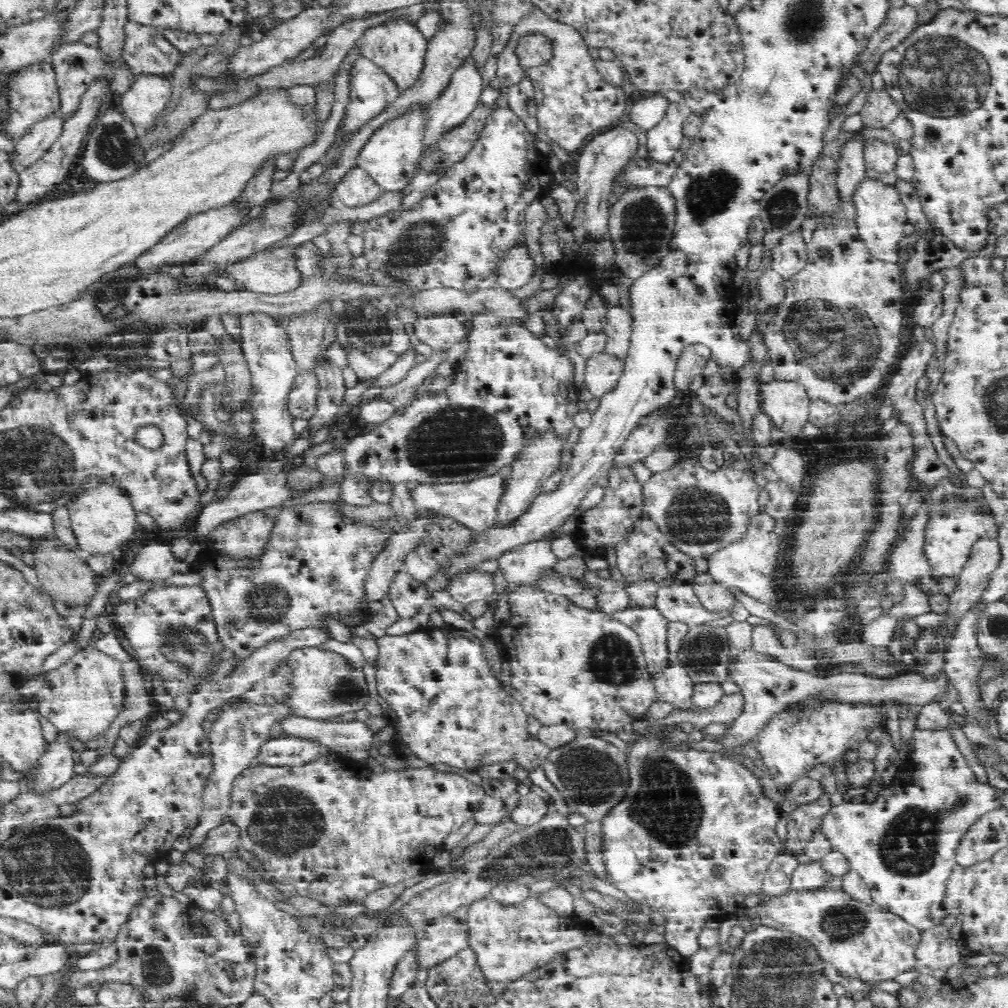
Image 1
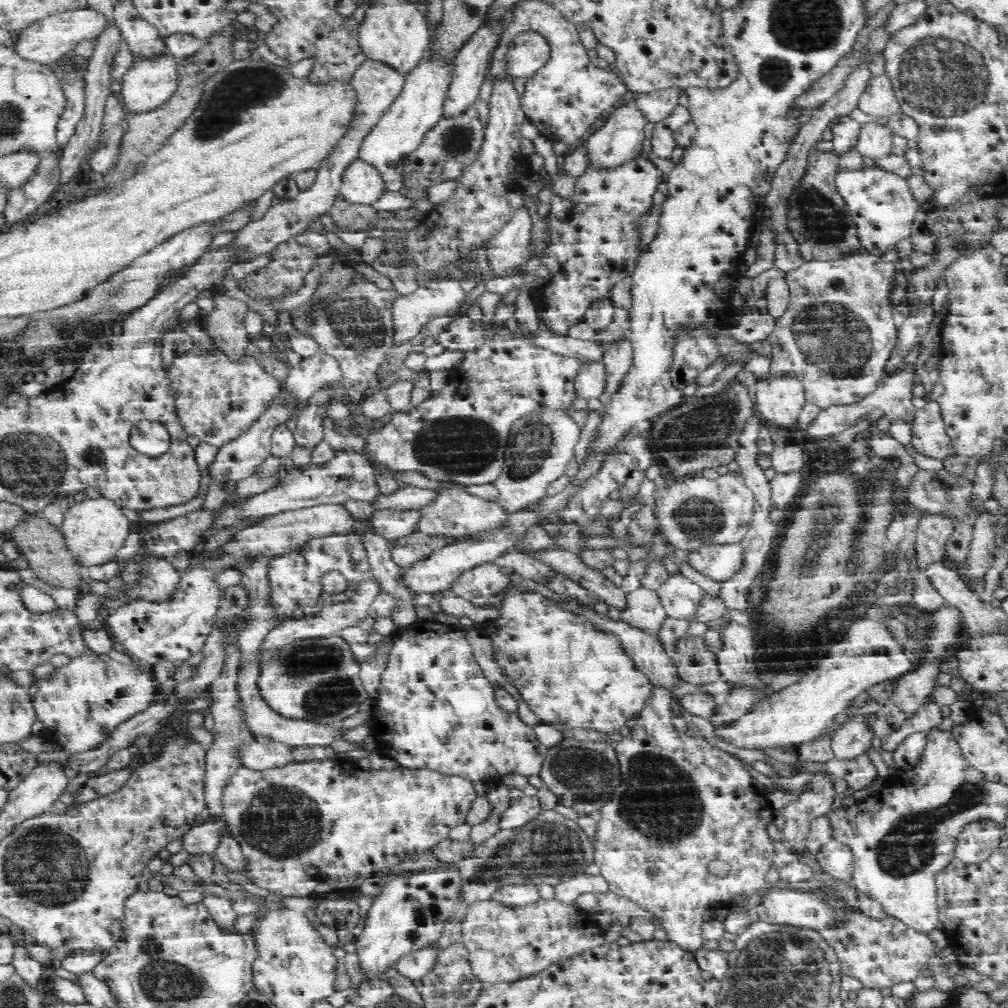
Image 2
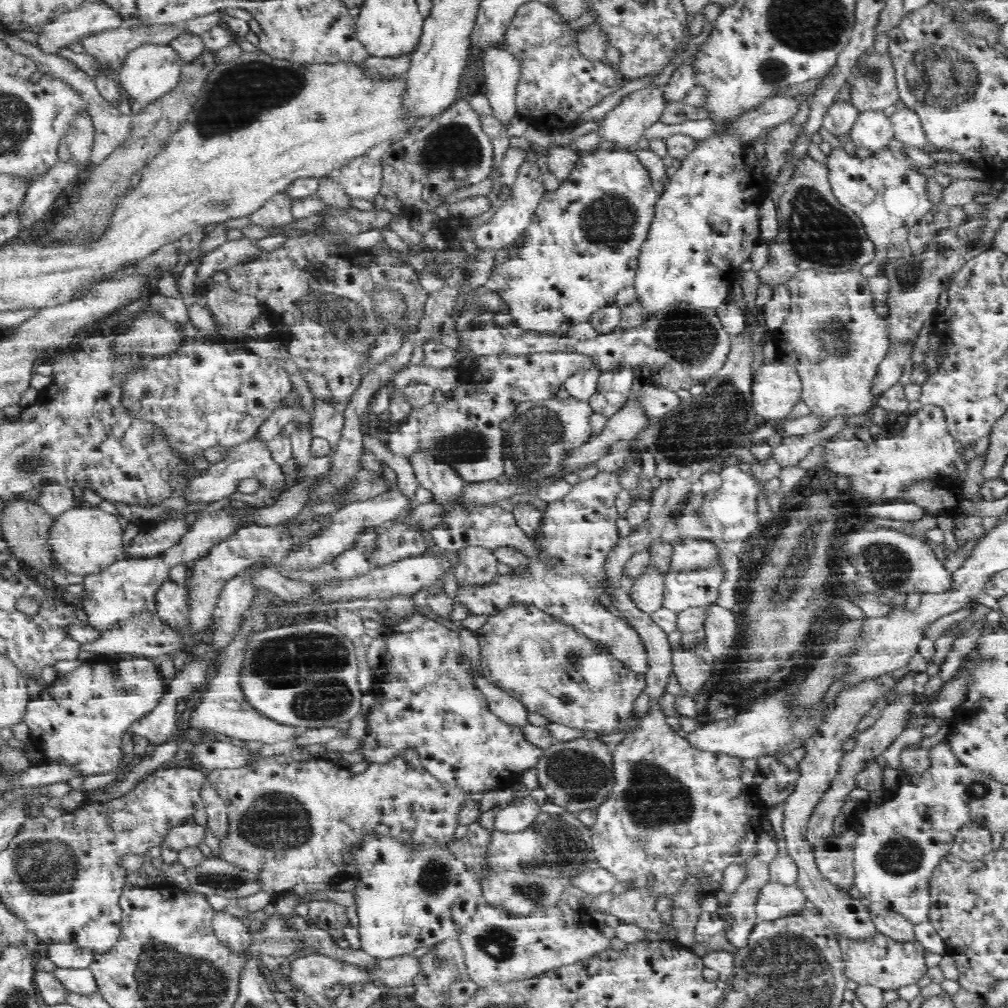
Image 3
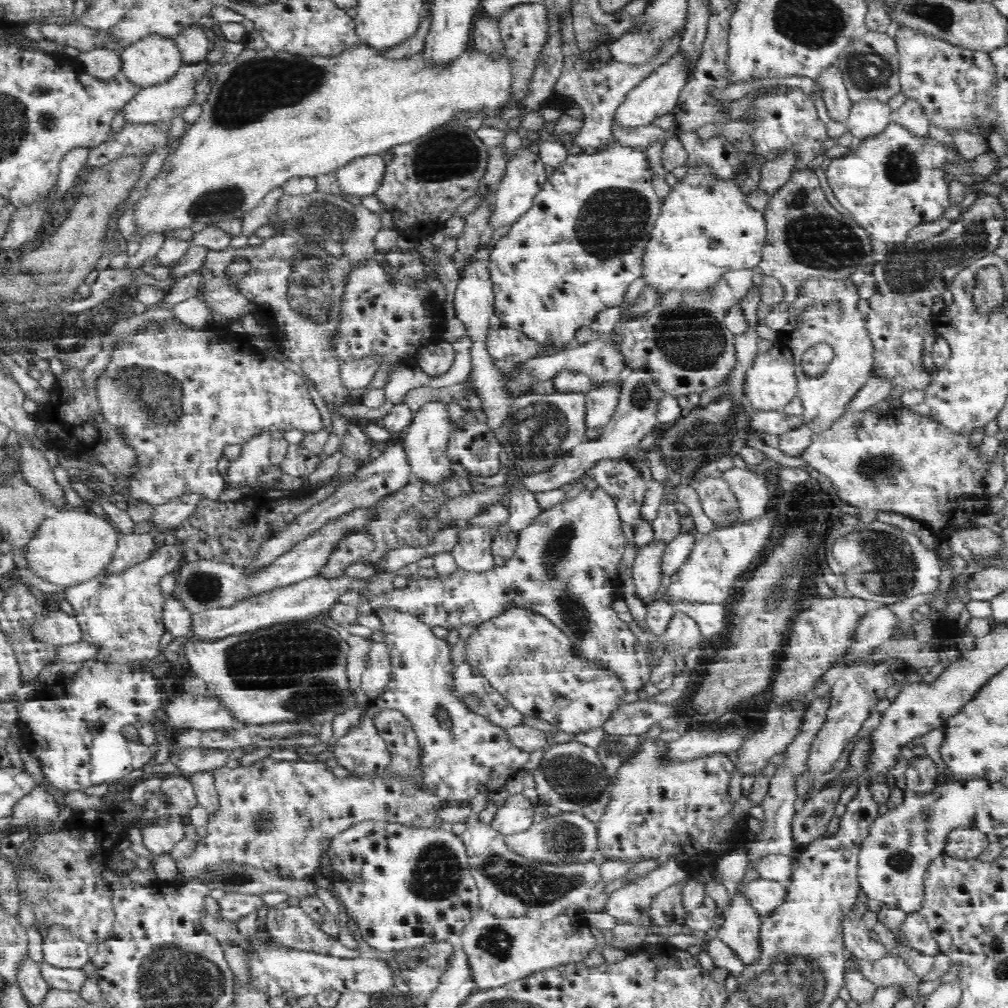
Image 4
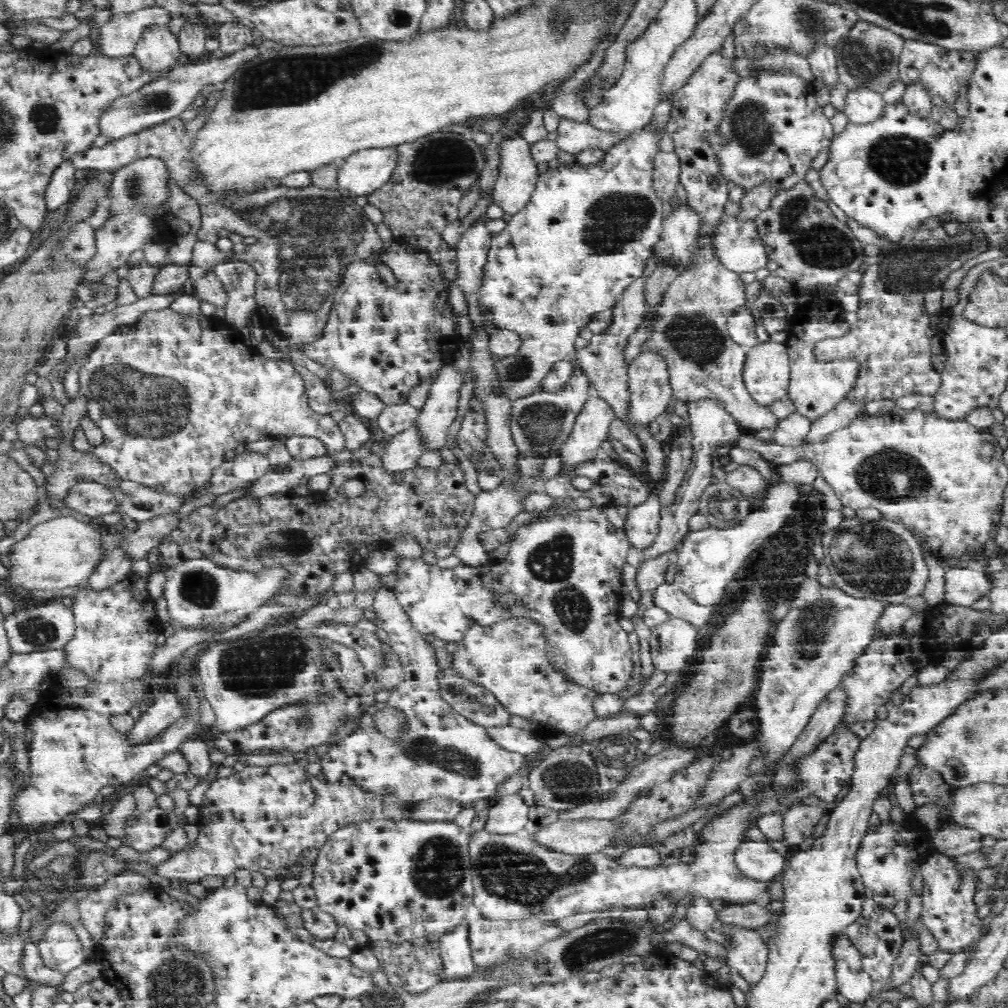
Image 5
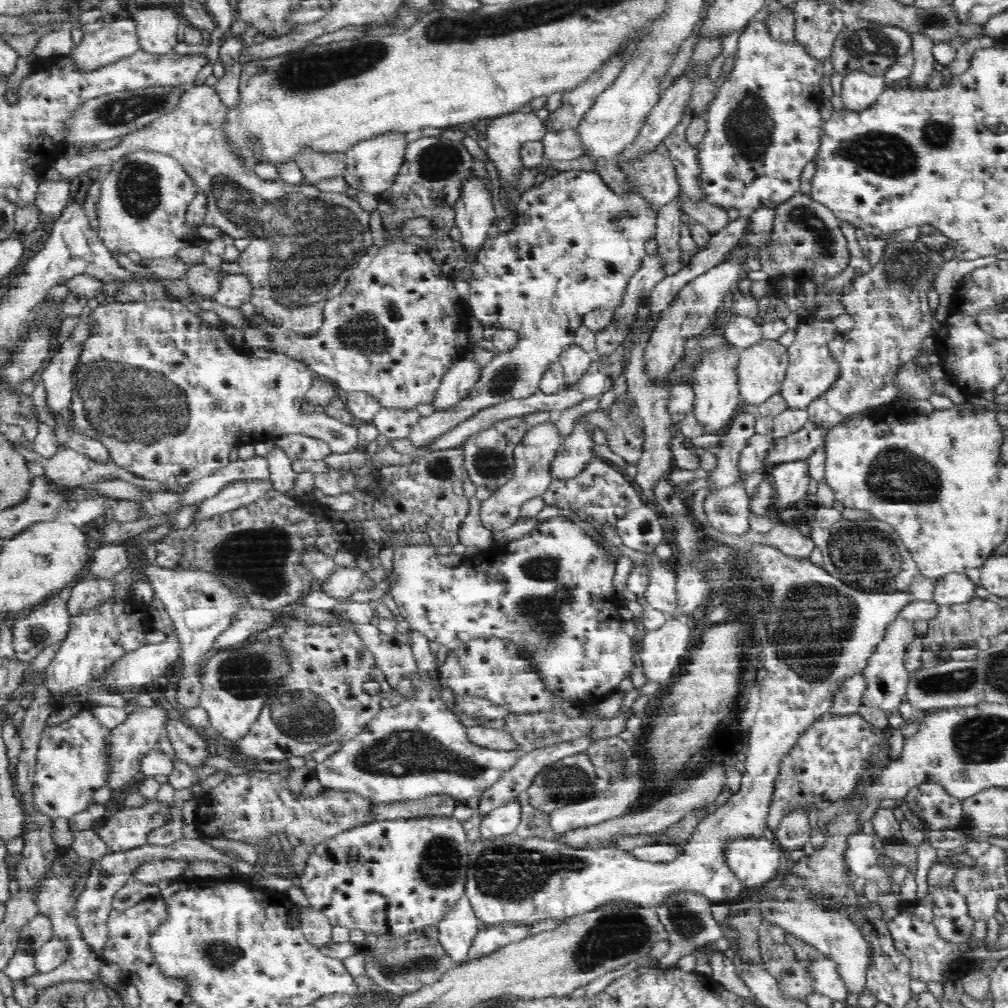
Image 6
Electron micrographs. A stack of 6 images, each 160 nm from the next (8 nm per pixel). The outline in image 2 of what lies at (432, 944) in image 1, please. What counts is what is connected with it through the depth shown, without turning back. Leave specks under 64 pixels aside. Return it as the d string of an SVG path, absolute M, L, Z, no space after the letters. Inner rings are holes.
M432 943L418 950L409 952L396 962L396 970L404 977L410 978L418 983L426 974L429 974L438 962L438 956L442 952L442 948L438 948L438 944ZM432 944L434 948L432 948Z

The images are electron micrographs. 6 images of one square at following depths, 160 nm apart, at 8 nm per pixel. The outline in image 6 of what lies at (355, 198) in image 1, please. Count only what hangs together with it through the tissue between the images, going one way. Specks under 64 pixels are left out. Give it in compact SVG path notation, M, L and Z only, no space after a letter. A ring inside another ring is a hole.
M384 134L384 136L364 140L352 146L346 153L346 166L343 172L345 182L357 192L377 195L392 186L400 167L405 160L405 150L408 142L403 134Z

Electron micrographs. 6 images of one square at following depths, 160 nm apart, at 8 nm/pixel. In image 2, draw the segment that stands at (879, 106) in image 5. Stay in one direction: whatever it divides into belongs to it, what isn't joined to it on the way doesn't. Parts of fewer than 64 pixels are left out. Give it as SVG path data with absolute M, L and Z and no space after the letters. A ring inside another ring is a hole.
M870 122L861 126L857 150L862 156L873 161L888 158L892 145L892 132L886 125Z

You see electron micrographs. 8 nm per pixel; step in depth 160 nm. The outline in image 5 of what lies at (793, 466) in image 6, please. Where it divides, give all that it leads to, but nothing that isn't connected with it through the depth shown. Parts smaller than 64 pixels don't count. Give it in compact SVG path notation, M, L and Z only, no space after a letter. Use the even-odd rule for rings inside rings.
M781 480L768 489L760 507L752 510L736 527L709 527L698 532L690 531L677 548L676 577L672 584L702 606L720 604L728 584L734 582L734 577L740 572L744 562L748 562L750 554L759 550L780 528L784 528L800 495L798 486Z

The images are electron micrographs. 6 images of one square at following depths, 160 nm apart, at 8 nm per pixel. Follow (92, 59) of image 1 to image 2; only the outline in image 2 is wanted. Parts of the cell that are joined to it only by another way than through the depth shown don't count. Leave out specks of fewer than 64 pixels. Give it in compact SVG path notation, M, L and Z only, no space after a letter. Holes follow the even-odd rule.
M64 55L55 65L55 69L53 72L66 99L65 109L60 115L55 134L57 147L63 150L84 114L87 65L80 67L80 64L73 64L73 60Z

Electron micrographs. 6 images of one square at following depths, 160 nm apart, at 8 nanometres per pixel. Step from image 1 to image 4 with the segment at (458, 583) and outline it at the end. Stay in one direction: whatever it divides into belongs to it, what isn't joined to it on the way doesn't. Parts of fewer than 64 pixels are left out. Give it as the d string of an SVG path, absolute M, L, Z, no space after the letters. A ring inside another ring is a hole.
M496 504L468 521L468 528L459 535L459 544L451 551L456 565L461 570L484 573L494 568L495 555L491 552L493 543L491 533L494 528L506 525L508 516L508 508Z

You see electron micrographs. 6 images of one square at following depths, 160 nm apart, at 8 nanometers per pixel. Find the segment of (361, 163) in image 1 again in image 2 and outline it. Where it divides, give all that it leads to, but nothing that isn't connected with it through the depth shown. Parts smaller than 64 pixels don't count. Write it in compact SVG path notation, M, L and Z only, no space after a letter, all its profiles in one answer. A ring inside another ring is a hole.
M425 52L420 65L405 78L405 86L400 97L396 98L388 112L380 117L375 127L365 136L358 159L372 165L380 173L386 190L398 192L404 187L406 171L401 163L420 149L424 136L440 122L441 106L450 86L453 65L454 62L446 65L440 59L432 59L429 52Z

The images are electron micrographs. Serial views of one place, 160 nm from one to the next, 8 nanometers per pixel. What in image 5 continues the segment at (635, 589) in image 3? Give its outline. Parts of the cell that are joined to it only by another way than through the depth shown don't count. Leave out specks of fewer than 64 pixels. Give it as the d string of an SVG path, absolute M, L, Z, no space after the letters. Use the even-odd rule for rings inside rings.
M698 400L687 404L690 419L690 432L692 433L693 455L690 466L686 471L682 485L676 496L676 503L673 506L663 507L661 511L661 522L659 534L646 550L640 552L642 562L653 560L654 558L675 550L682 540L689 534L689 520L696 515L699 510L700 498L703 492L712 482L712 468L717 463L714 459L716 450L724 446L733 446L746 433L739 427L737 421L728 414L715 400Z

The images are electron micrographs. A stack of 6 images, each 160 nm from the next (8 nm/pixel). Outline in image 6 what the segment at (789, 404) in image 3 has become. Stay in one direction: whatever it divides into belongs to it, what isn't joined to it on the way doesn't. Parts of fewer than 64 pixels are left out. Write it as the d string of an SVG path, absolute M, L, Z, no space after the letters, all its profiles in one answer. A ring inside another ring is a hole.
M763 339L754 346L740 350L739 359L735 366L739 396L745 404L754 408L768 400L772 394L780 393L780 386L784 382L786 370L789 364L789 356L786 346L777 340Z

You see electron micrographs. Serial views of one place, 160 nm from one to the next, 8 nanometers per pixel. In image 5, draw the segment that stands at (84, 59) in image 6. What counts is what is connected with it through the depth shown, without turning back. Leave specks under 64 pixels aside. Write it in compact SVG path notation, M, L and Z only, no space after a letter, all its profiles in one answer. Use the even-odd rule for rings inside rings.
M157 4L127 15L115 15L101 27L101 52L110 58L133 55L135 46L149 27L168 27L174 17Z

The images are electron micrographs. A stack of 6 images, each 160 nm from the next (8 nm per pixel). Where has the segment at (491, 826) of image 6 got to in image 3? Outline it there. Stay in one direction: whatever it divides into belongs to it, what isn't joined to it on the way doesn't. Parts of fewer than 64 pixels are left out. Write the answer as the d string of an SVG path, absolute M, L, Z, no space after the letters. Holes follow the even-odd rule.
M529 794L516 797L505 808L497 812L494 830L500 832L520 832L530 827L538 818L540 806Z

